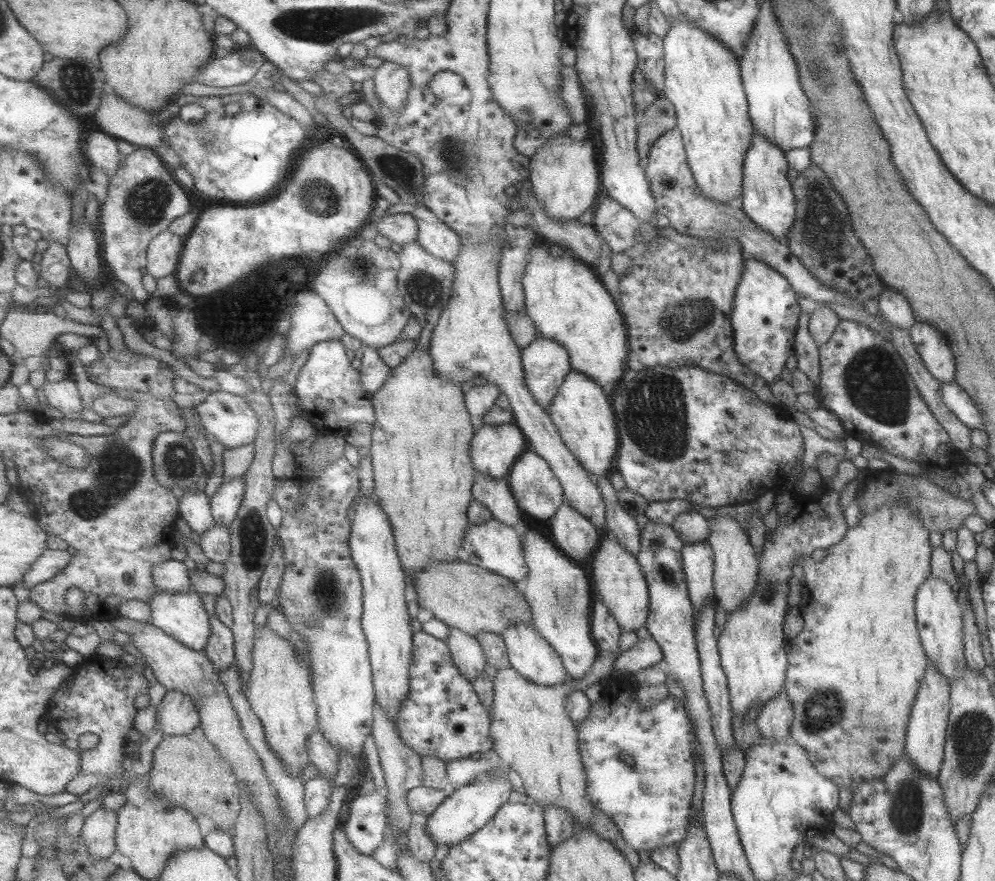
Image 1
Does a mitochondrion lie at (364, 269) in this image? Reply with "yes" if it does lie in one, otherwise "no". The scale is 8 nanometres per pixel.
yes

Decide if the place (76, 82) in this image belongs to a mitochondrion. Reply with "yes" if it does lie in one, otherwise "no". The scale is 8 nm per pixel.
yes

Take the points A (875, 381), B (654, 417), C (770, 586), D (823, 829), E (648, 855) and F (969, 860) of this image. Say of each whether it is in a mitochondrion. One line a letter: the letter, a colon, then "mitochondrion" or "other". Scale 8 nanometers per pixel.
A: mitochondrion
B: mitochondrion
C: mitochondrion
D: other
E: other
F: other

